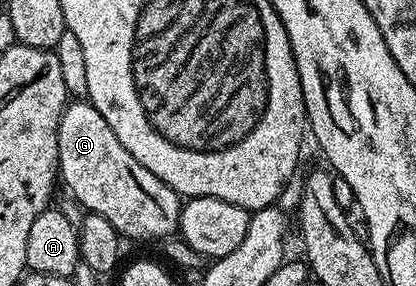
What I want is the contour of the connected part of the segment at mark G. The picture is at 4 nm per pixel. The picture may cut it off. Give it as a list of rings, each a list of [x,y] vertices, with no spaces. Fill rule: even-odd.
[[[71,101],[63,110],[63,116],[59,122],[57,133],[57,145],[59,146],[59,179],[71,190],[71,195],[84,208],[84,212],[105,217],[113,229],[119,231],[124,240],[127,239],[159,239],[166,241],[179,230],[179,213],[181,210],[181,197],[170,187],[161,181],[121,141],[117,141],[117,133],[109,129],[109,121],[97,113],[97,109],[90,101]]]

